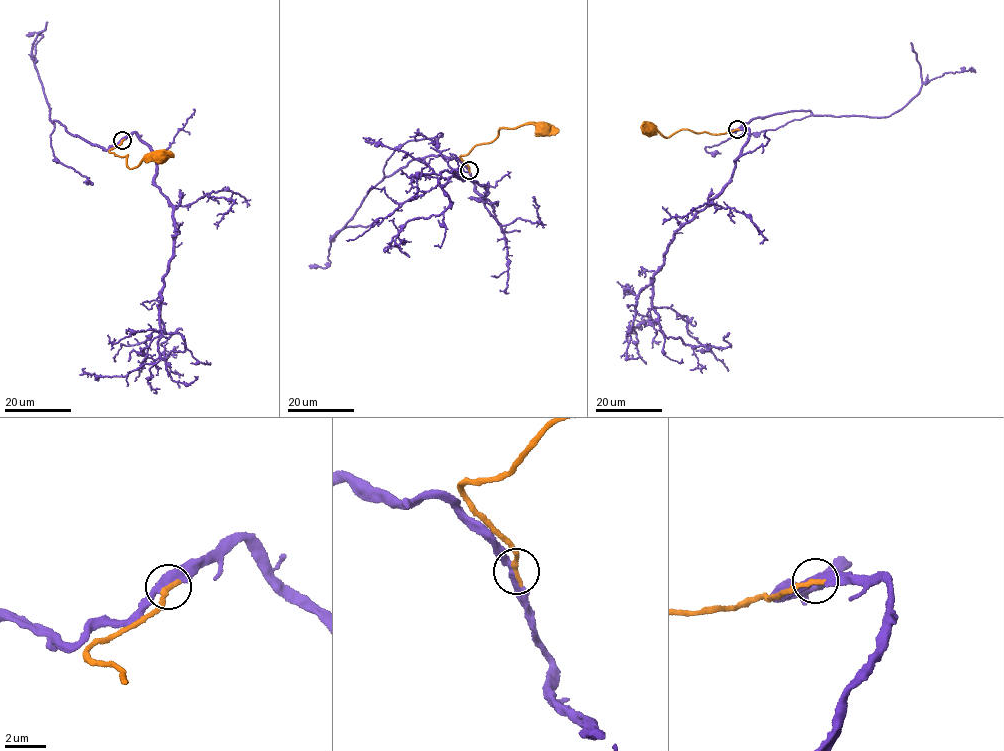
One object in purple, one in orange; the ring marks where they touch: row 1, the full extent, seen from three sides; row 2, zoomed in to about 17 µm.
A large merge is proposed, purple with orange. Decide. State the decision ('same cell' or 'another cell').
same cell

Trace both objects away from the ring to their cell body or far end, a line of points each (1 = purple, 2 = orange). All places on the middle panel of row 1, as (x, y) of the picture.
1: (469, 170), (483, 201), (483, 185), (447, 179), (449, 206), (409, 221), (384, 248), (409, 256)
2: (469, 170), (461, 155), (496, 138), (500, 128), (517, 128), (529, 123), (543, 129)

